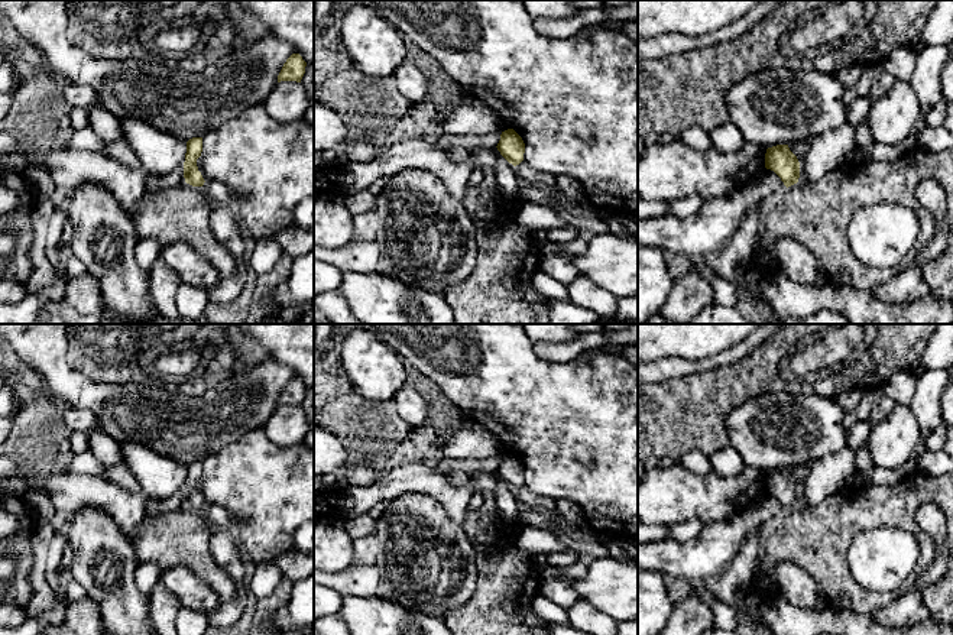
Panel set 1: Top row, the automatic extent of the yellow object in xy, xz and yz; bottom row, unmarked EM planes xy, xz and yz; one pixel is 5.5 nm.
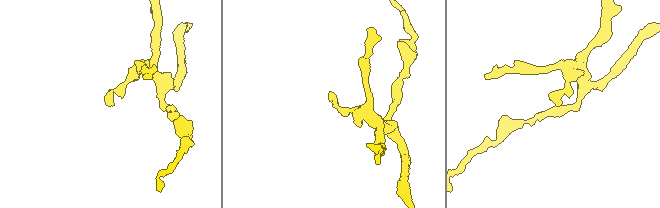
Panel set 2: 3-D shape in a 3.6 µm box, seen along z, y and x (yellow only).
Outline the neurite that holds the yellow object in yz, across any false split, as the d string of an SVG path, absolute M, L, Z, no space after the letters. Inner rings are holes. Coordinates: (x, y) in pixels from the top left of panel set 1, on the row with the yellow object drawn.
M788 145L768 148L765 168L774 171L787 188L798 182L800 162Z

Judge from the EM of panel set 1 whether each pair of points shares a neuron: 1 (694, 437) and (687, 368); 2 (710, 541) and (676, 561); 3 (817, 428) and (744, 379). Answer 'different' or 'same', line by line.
1: different
2: same
3: different

